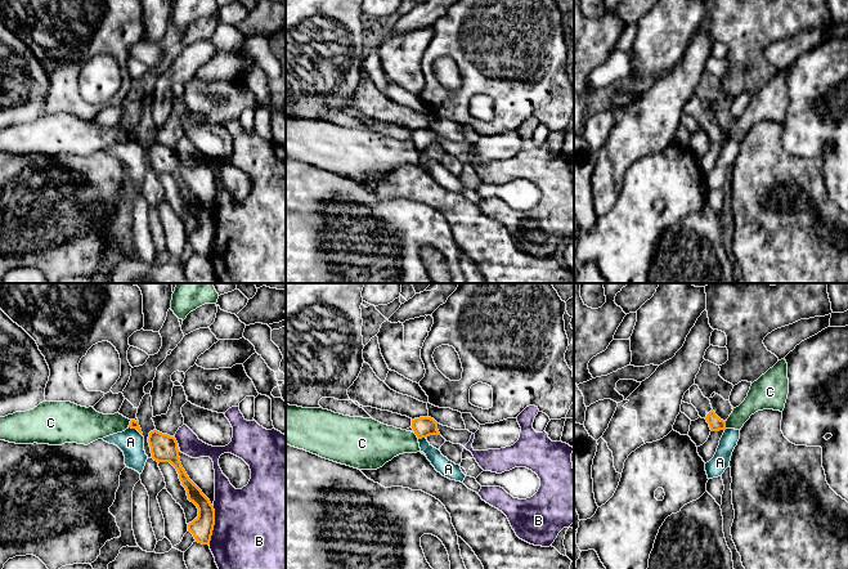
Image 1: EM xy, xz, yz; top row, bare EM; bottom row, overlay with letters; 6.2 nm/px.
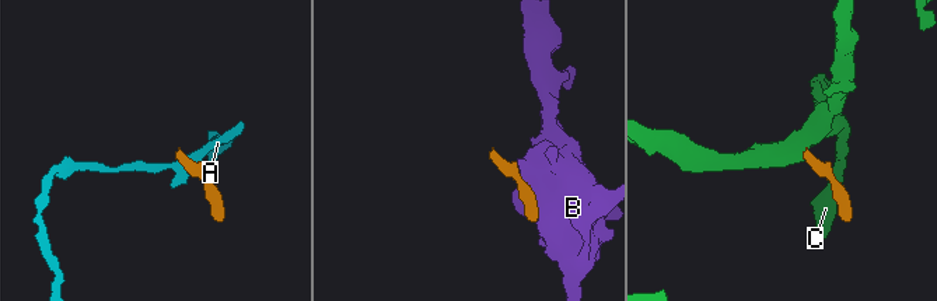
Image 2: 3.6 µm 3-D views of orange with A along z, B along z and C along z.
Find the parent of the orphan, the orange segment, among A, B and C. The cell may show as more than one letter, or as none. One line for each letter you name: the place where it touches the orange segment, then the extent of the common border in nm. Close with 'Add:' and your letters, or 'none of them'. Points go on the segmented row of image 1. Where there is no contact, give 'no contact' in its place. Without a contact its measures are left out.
Add: none of them

